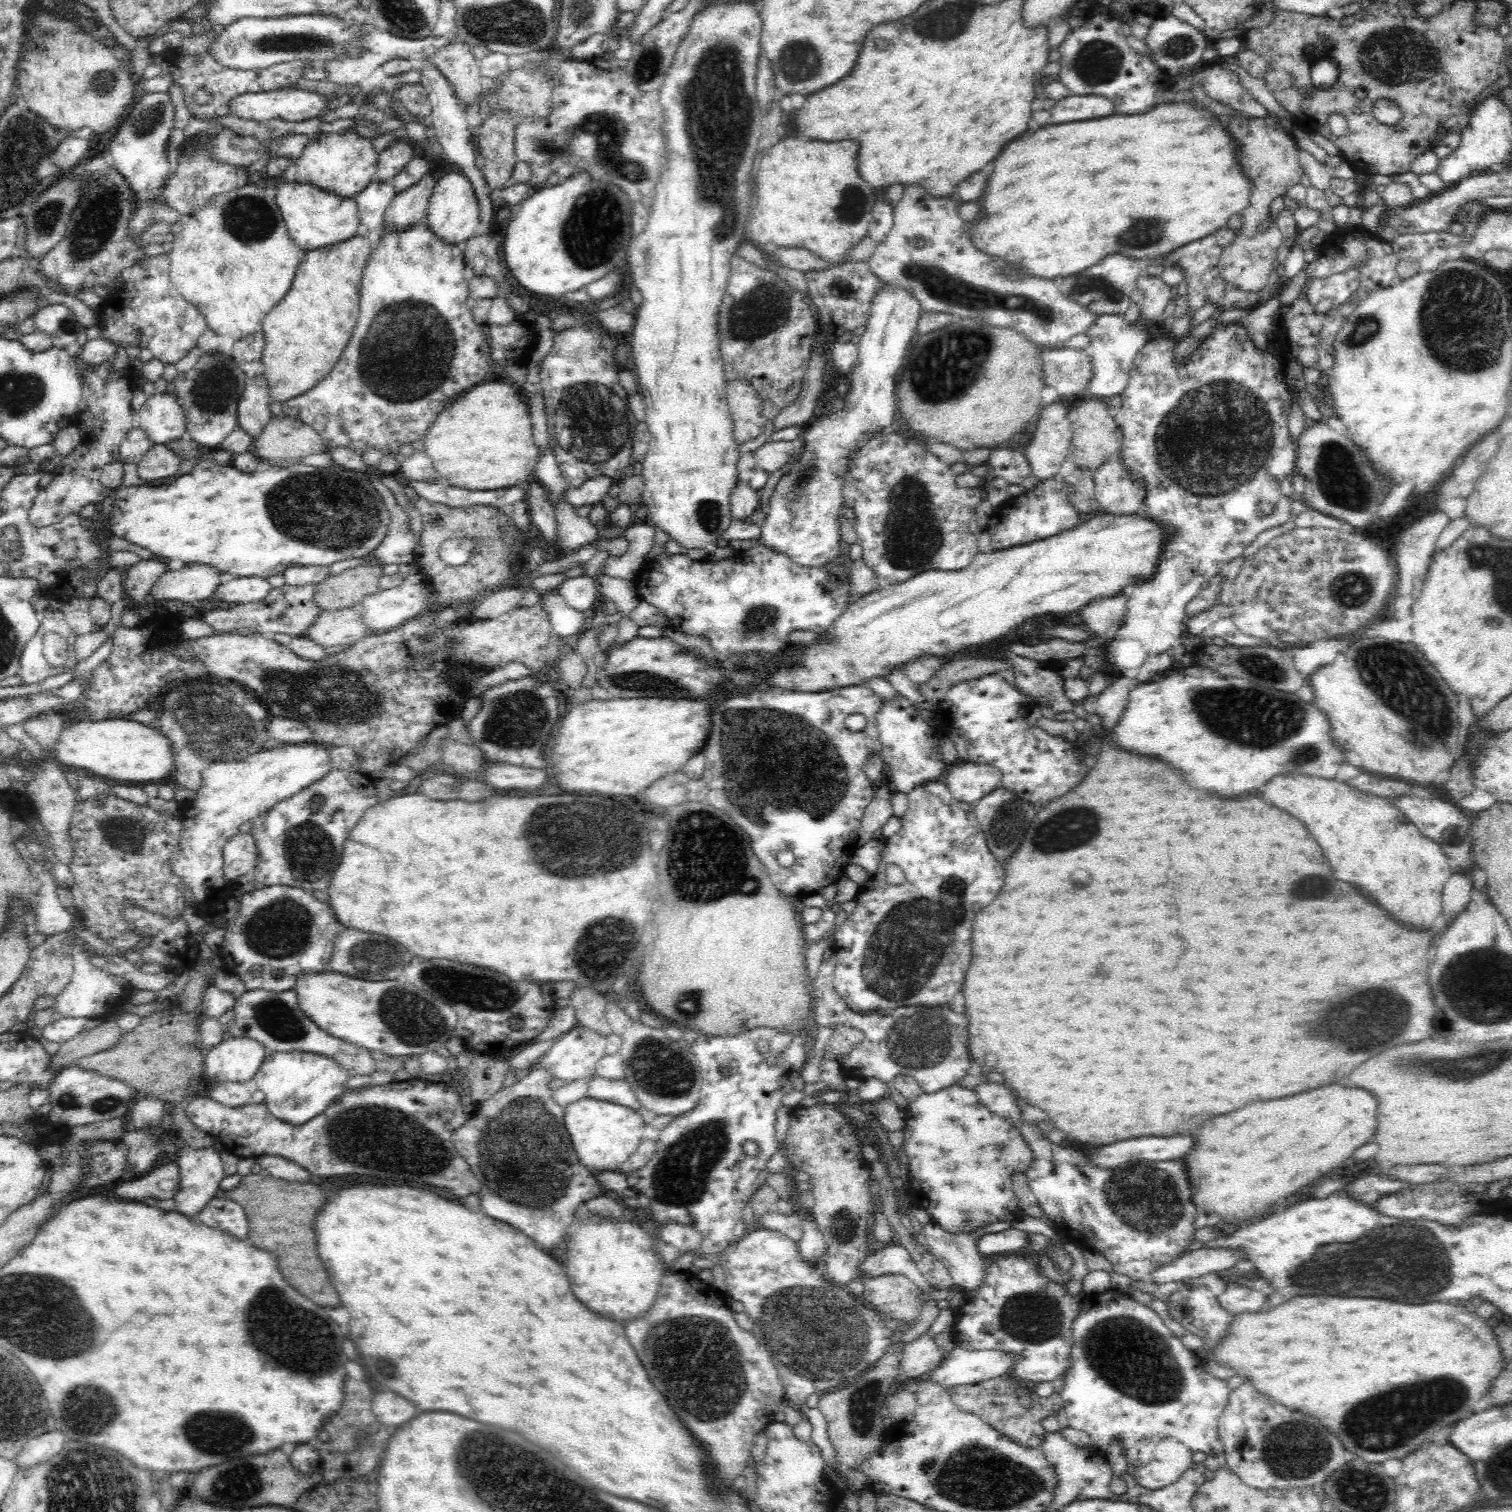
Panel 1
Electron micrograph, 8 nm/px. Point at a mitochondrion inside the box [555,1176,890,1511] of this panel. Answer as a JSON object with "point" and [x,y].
{"point":[814,1335]}

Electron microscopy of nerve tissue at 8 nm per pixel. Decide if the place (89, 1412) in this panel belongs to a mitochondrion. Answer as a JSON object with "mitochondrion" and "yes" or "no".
{"mitochondrion":"yes"}

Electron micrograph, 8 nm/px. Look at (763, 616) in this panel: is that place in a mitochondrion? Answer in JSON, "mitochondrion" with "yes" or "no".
{"mitochondrion":"yes"}

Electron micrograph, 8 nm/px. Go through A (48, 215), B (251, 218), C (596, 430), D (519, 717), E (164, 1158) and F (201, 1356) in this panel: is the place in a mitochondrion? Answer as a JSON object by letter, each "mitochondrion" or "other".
{"A":"mitochondrion","B":"mitochondrion","C":"mitochondrion","D":"mitochondrion","E":"other","F":"other"}

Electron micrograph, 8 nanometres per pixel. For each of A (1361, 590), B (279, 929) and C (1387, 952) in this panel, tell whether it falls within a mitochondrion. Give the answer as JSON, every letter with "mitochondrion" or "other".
{"A":"mitochondrion","B":"mitochondrion","C":"other"}

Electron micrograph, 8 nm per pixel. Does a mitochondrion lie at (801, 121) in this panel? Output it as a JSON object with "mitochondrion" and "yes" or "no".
{"mitochondrion":"no"}

